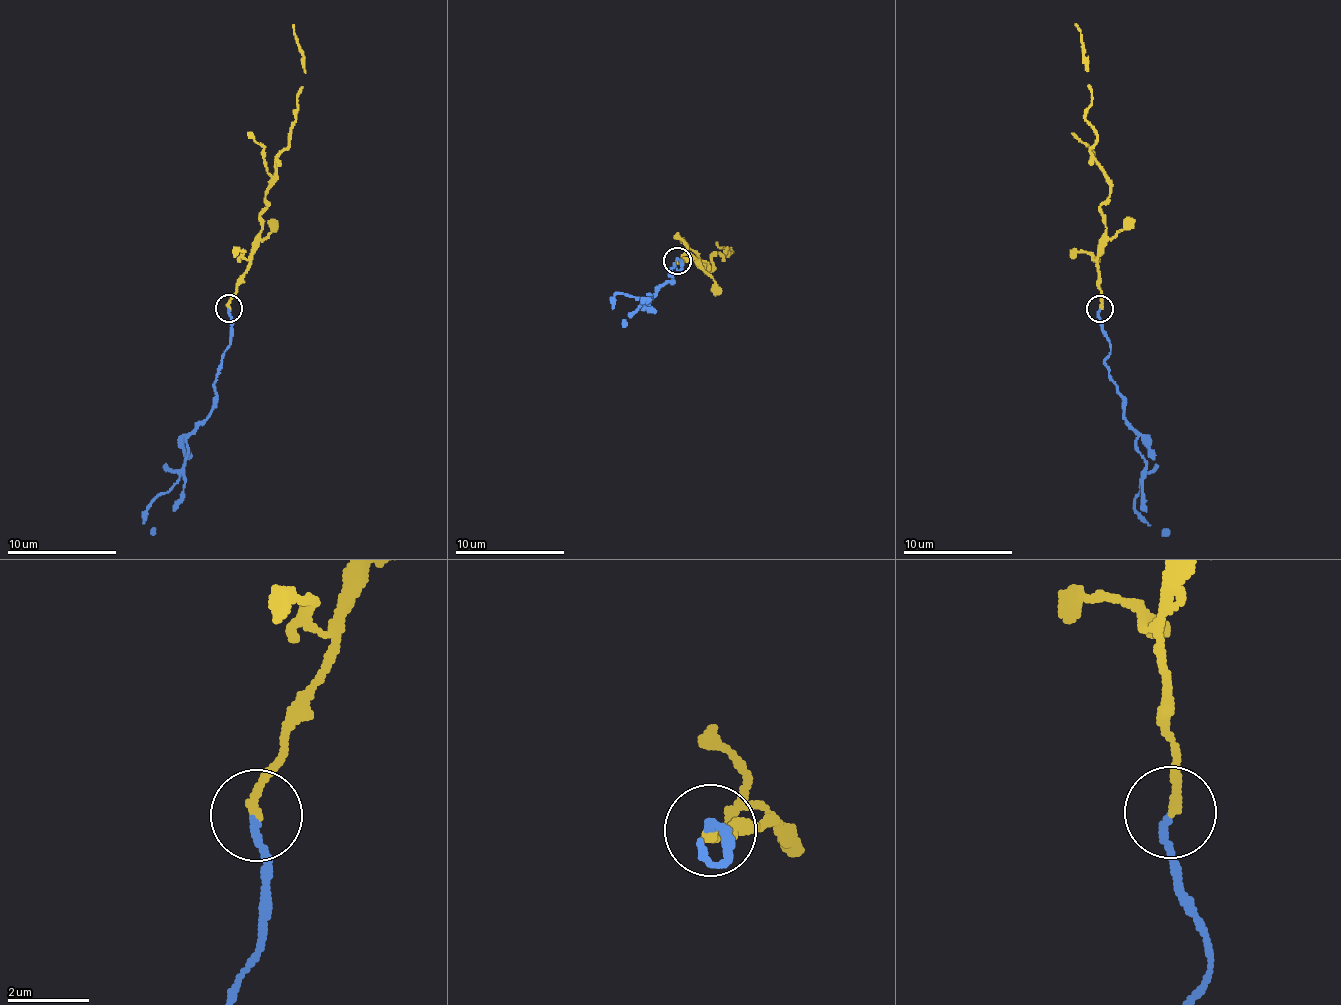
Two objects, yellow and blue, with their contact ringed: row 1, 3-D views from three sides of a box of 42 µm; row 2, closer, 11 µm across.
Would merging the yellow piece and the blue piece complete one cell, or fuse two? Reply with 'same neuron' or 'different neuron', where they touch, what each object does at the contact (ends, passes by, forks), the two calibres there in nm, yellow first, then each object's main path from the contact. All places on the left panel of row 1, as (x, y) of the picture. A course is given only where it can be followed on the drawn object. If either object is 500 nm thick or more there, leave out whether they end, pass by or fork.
same neuron; at (229, 308); yellow ends there; blue ends there; 220 nm thick on the yellow side, 170 nm on the other; yellow runs (229, 309), (262, 227), (264, 197), (287, 145), (296, 93), (302, 87), (302, 49), (292, 24); blue runs (229, 309), (214, 400), (186, 441), (182, 474), (150, 507), (143, 524), (153, 527), (153, 535)

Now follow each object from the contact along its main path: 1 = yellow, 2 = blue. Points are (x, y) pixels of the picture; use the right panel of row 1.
1: (1100, 309), (1096, 262), (1109, 177), (1091, 152), (1097, 143), (1097, 132), (1086, 118), (1092, 91), (1075, 23)
2: (1100, 309), (1111, 350), (1108, 378), (1124, 400), (1123, 419), (1136, 434), (1146, 475), (1135, 509), (1168, 536)

